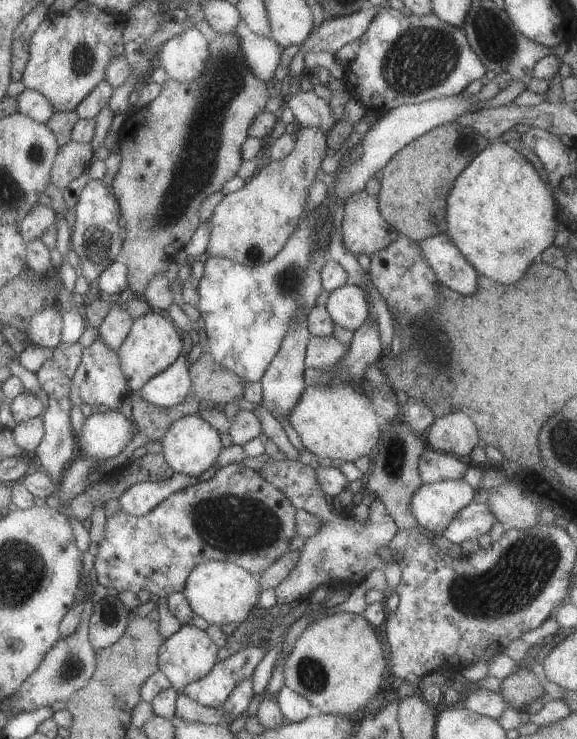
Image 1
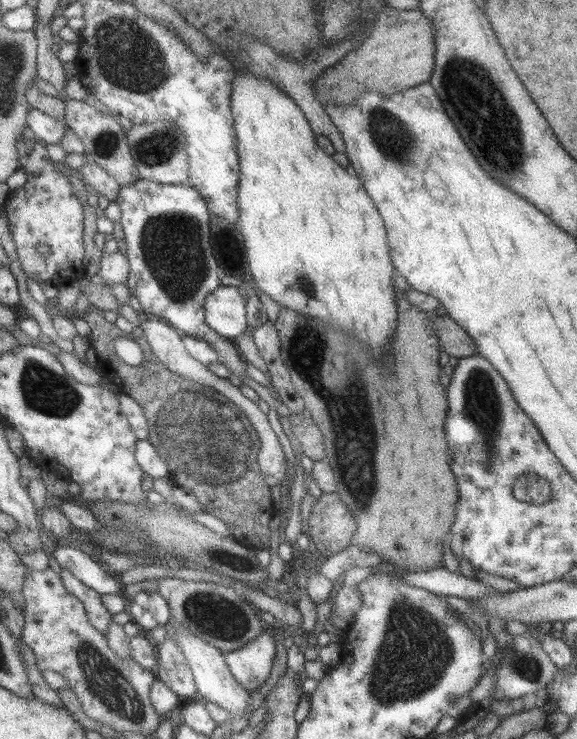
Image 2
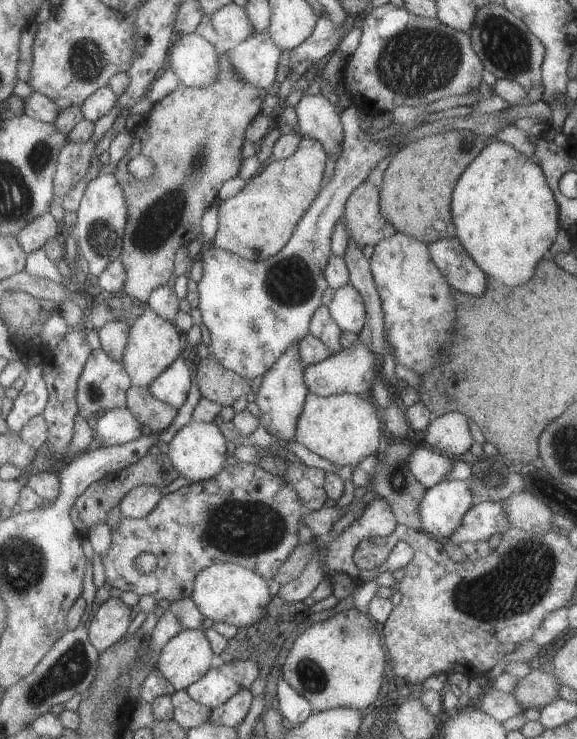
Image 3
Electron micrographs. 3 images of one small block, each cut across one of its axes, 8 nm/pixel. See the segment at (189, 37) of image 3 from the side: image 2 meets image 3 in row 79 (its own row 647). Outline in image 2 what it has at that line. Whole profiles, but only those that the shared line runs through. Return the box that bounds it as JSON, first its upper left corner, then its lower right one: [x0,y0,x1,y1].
[173,627,251,715]

